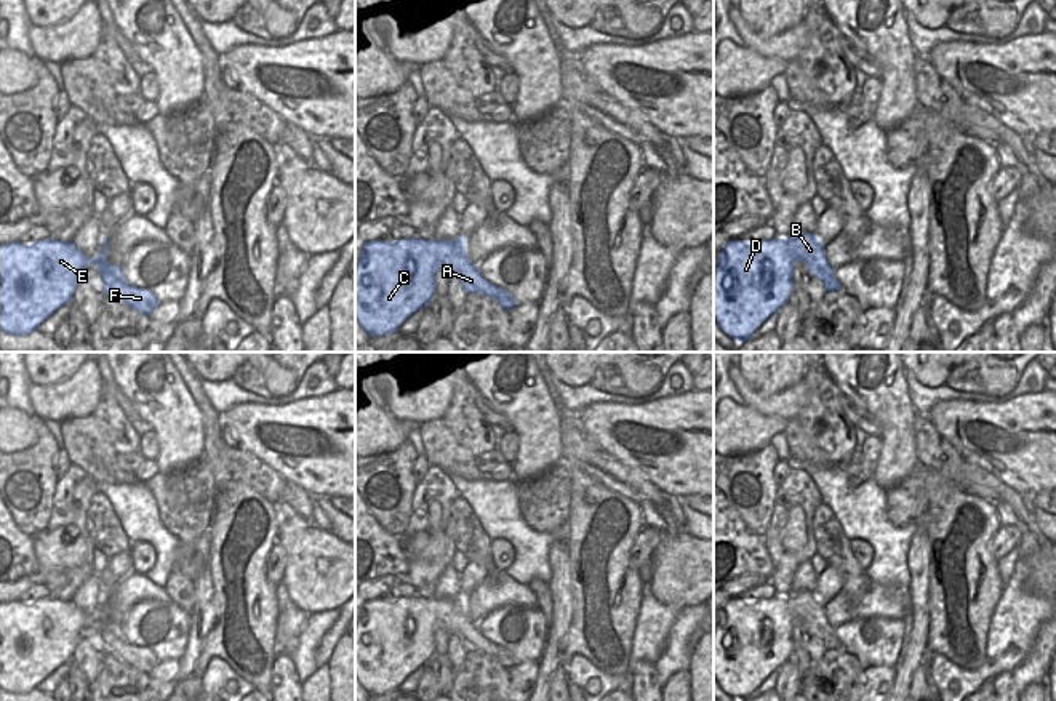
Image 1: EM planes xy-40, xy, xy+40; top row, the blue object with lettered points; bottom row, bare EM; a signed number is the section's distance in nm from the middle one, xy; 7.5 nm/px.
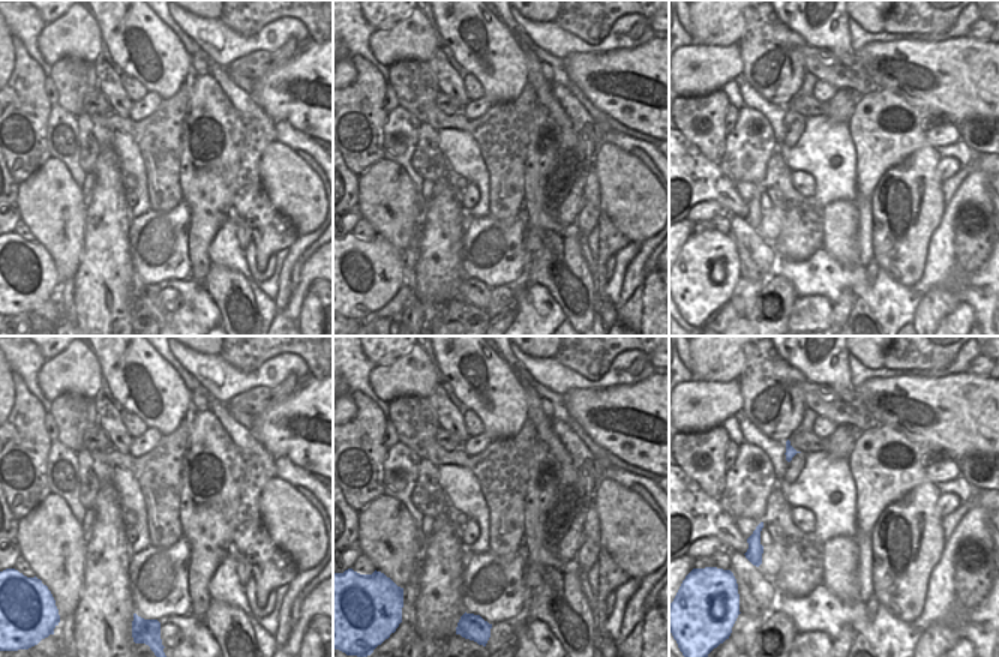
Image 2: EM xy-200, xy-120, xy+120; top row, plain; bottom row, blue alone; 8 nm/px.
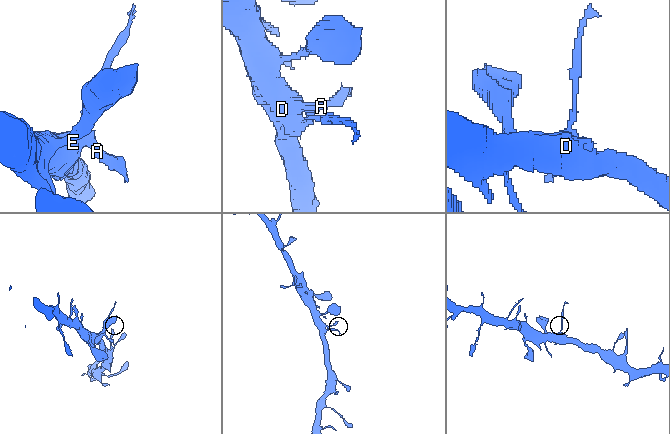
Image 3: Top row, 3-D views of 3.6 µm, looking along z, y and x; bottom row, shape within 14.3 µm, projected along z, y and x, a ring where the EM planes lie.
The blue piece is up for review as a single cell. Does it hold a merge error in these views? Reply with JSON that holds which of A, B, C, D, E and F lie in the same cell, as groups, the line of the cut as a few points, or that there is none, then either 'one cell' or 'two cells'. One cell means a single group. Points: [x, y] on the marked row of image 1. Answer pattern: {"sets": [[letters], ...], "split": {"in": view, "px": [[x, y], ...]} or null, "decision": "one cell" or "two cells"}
{"sets": [["A", "B", "F"], ["C", "D", "E"]], "split": {"in": "xy", "px": [[432, 239], [439, 245], [437, 264], [440, 268]]}, "decision": "two cells"}

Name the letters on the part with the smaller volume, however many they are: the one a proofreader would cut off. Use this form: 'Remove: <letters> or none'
Remove: A, B, F

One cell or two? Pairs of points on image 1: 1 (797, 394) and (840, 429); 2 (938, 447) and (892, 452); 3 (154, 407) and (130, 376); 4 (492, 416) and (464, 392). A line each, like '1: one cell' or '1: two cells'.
1: two cells
2: two cells
3: one cell
4: two cells

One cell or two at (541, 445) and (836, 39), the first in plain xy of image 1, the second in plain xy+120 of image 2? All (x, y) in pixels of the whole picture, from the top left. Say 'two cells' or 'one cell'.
one cell

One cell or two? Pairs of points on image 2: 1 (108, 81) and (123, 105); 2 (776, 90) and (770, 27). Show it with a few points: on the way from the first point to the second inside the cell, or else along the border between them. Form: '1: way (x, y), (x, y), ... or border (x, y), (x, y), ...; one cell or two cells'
1: way (111, 87), (120, 99); one cell
2: way (767, 81), (770, 78), (770, 45); one cell

